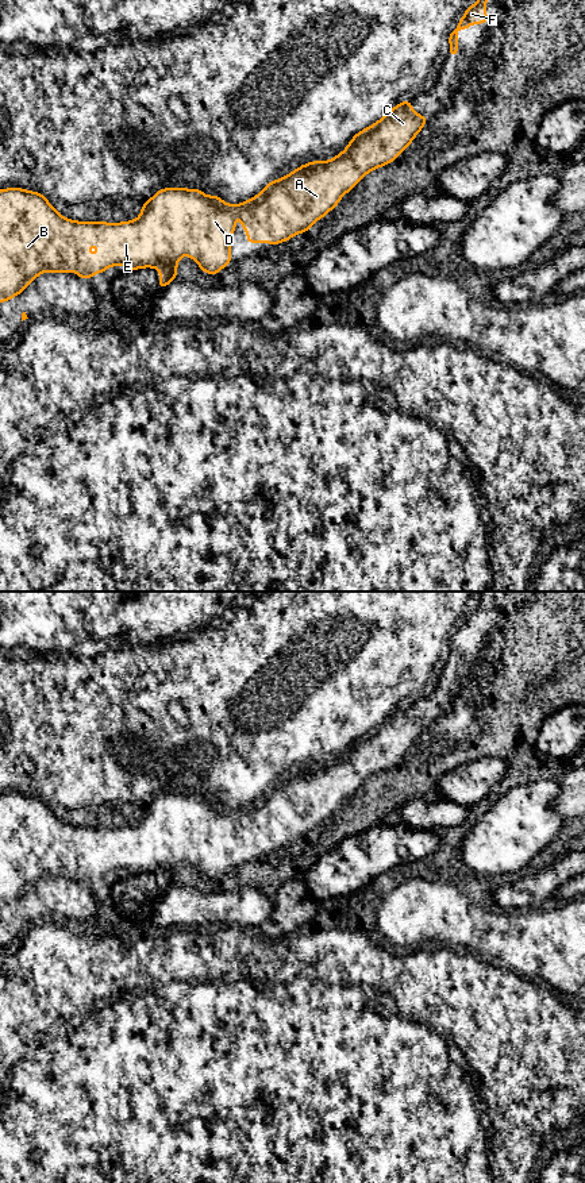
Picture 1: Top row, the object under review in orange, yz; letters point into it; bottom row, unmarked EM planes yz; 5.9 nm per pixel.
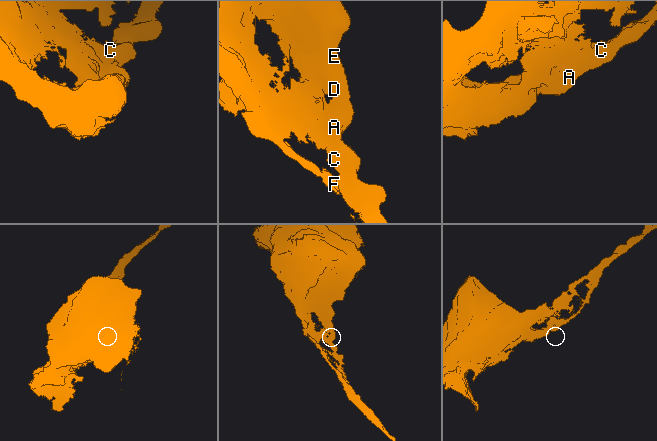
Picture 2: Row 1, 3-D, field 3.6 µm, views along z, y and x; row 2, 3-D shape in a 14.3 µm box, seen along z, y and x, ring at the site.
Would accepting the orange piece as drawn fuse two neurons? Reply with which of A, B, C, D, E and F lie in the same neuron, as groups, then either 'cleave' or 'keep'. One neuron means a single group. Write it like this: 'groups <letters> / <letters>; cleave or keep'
groups A B C D E F; keep

